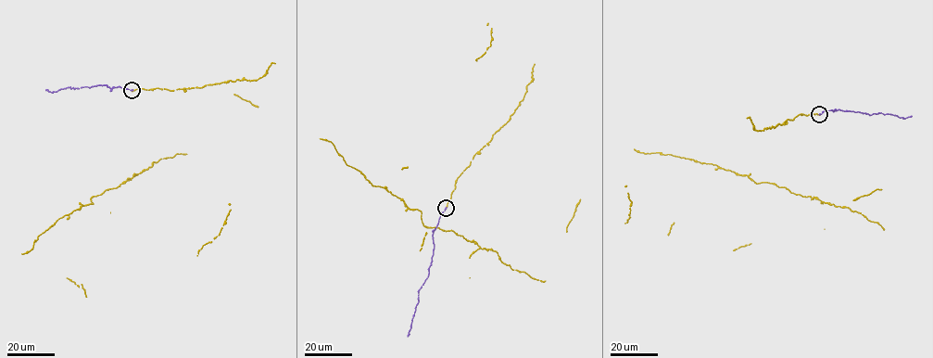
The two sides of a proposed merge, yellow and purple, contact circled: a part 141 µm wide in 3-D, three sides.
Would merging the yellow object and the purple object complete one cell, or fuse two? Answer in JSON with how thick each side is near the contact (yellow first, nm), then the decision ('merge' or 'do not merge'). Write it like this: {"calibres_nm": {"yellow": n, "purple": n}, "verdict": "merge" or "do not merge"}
{"calibres_nm": {"yellow": 280, "purple": 320}, "verdict": "merge"}

